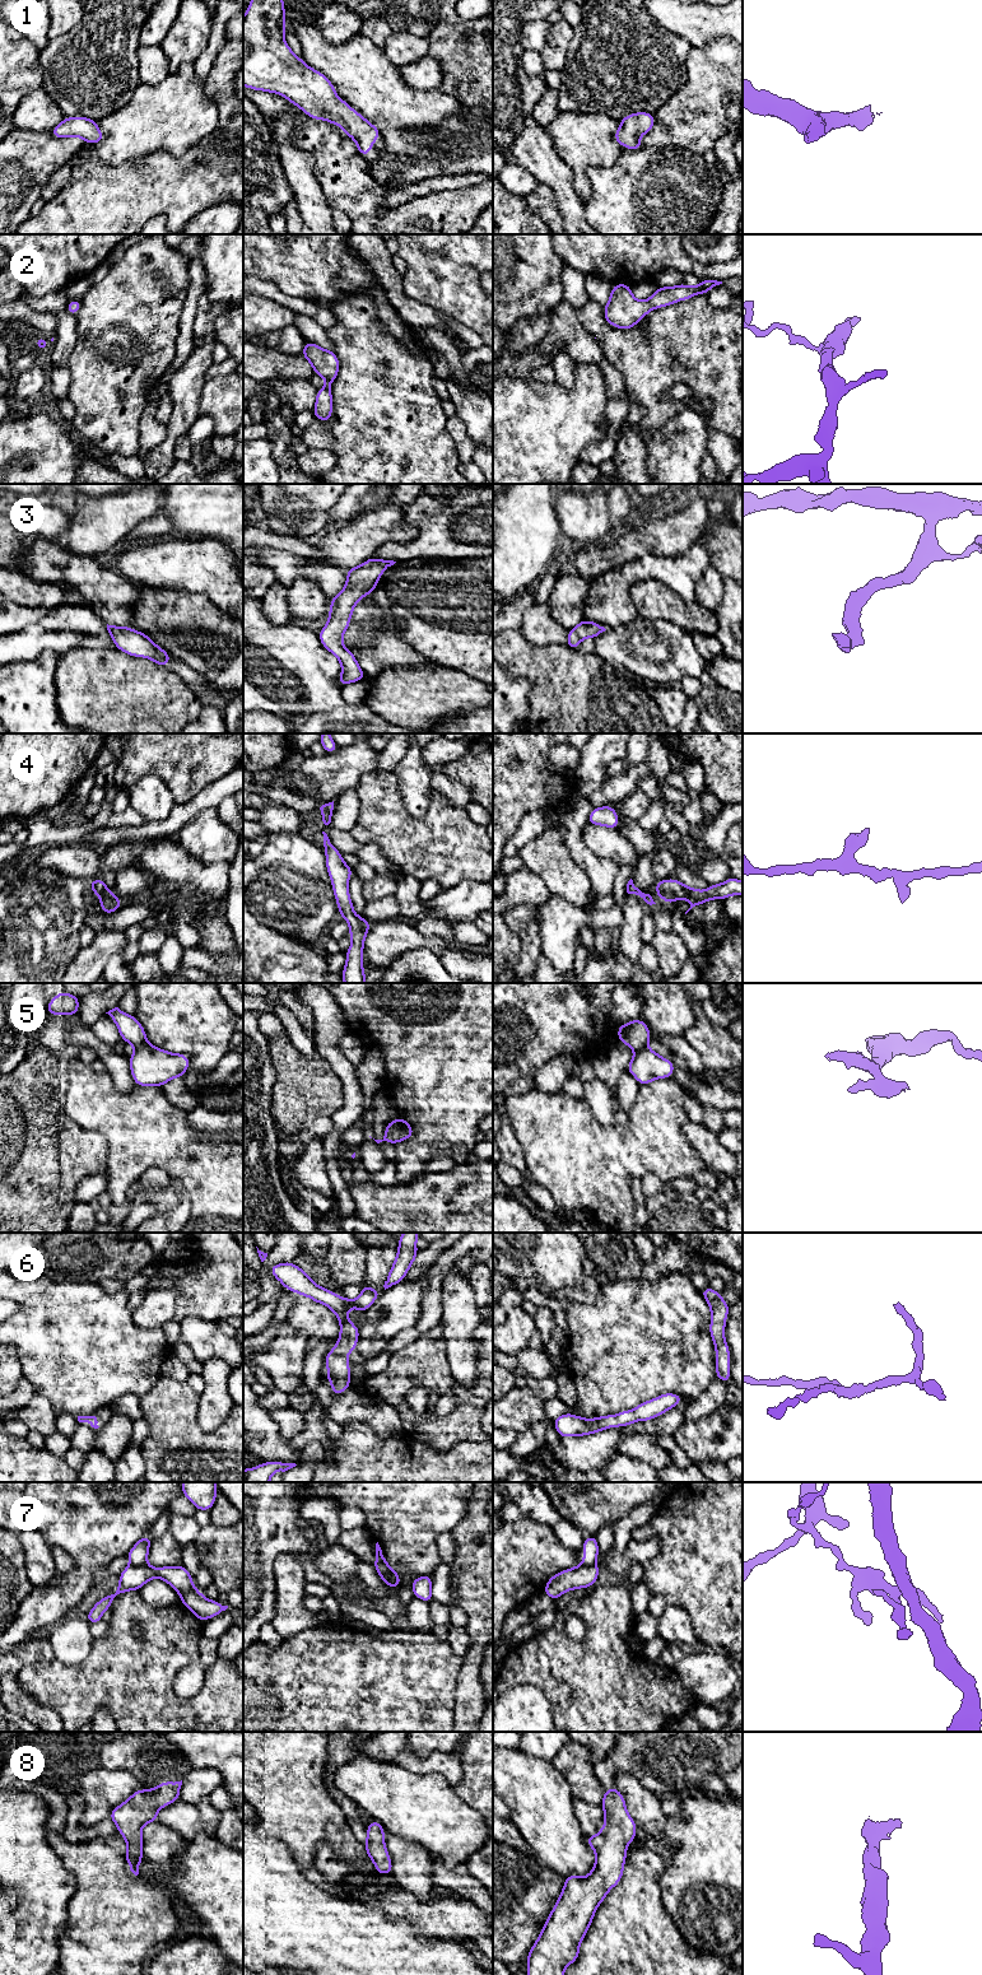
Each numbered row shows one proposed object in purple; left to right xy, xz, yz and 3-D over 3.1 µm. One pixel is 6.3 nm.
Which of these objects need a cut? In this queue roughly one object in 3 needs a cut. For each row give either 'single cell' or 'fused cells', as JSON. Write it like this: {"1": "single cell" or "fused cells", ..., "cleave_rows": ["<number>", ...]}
{"1": "single cell", "2": "single cell", "3": "single cell", "4": "single cell", "5": "fused cells", "6": "single cell", "7": "fused cells", "8": "single cell", "cleave_rows": ["5", "7"]}

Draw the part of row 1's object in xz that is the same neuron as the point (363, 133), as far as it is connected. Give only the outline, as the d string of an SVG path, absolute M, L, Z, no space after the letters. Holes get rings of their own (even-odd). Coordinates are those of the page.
M251 0L243 17L243 85L262 92L271 92L287 98L313 120L325 120L341 125L357 144L359 154L366 157L372 152L381 130L373 126L360 113L340 99L334 84L321 73L302 61L284 39L285 9L283 0Z

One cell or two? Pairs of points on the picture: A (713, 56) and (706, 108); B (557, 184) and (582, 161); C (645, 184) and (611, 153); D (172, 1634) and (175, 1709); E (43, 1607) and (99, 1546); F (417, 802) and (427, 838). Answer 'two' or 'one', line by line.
A: one
B: two
C: two
D: one
E: one
F: two

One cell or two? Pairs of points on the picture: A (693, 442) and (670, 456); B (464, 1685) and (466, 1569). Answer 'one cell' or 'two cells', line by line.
A: one cell
B: one cell

